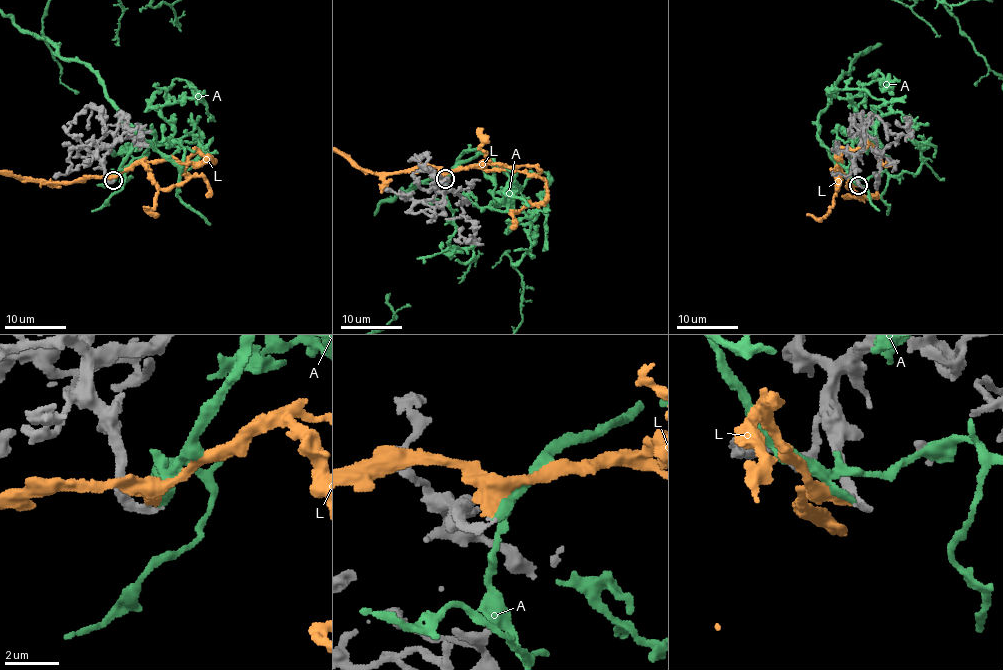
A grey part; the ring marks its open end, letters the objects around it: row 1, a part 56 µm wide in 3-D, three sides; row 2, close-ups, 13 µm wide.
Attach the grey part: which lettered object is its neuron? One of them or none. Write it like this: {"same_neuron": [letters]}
{"same_neuron": ["A"]}

